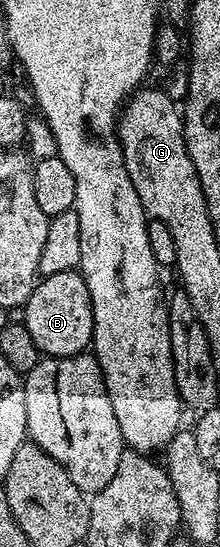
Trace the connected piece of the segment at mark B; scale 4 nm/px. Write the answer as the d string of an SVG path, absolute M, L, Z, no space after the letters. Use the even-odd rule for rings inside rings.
M78 271L42 277L31 291L25 311L29 334L33 334L33 342L44 357L78 356L86 349L83 348L86 344L88 347L92 343L95 325L93 306L89 298L89 286L85 286Z

